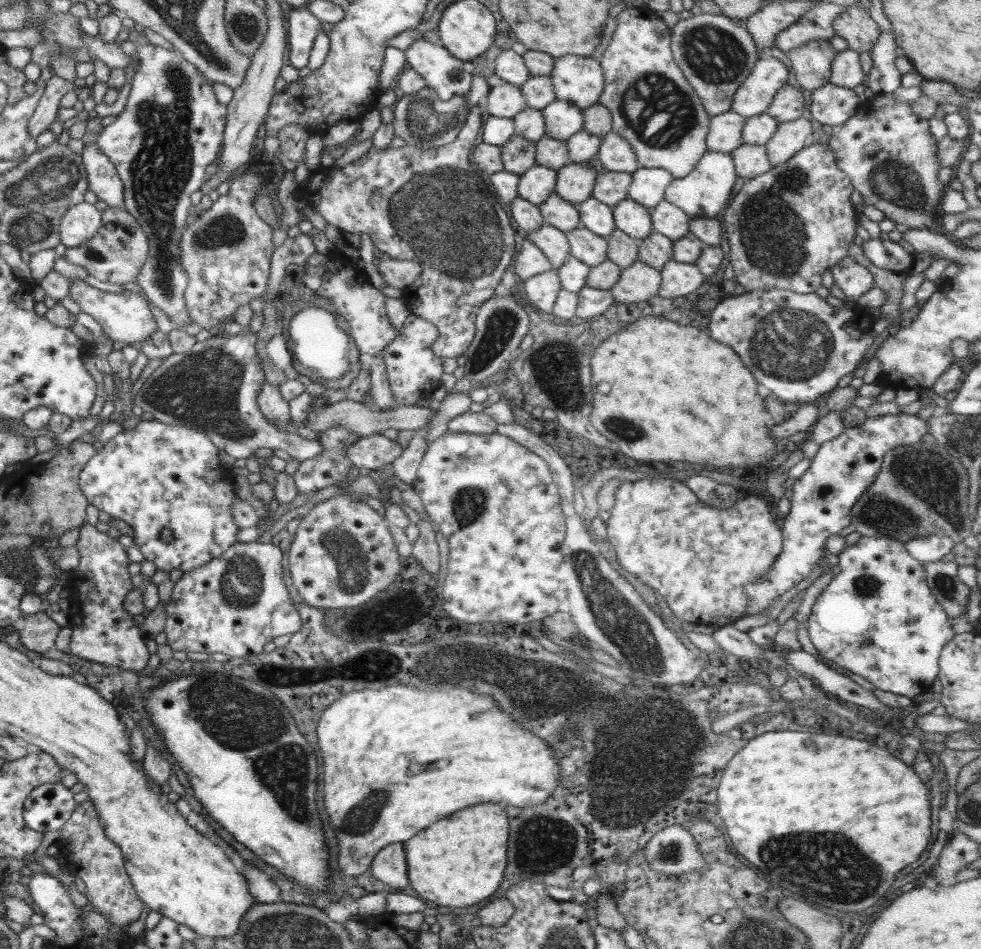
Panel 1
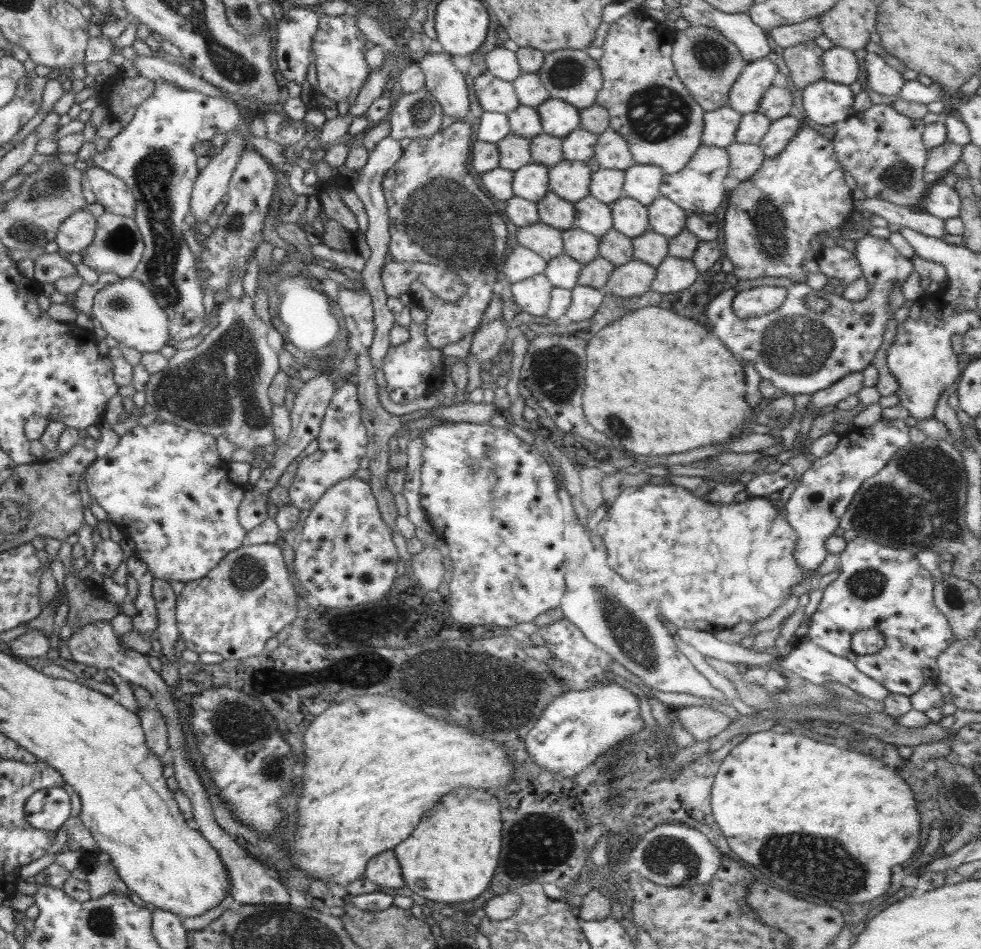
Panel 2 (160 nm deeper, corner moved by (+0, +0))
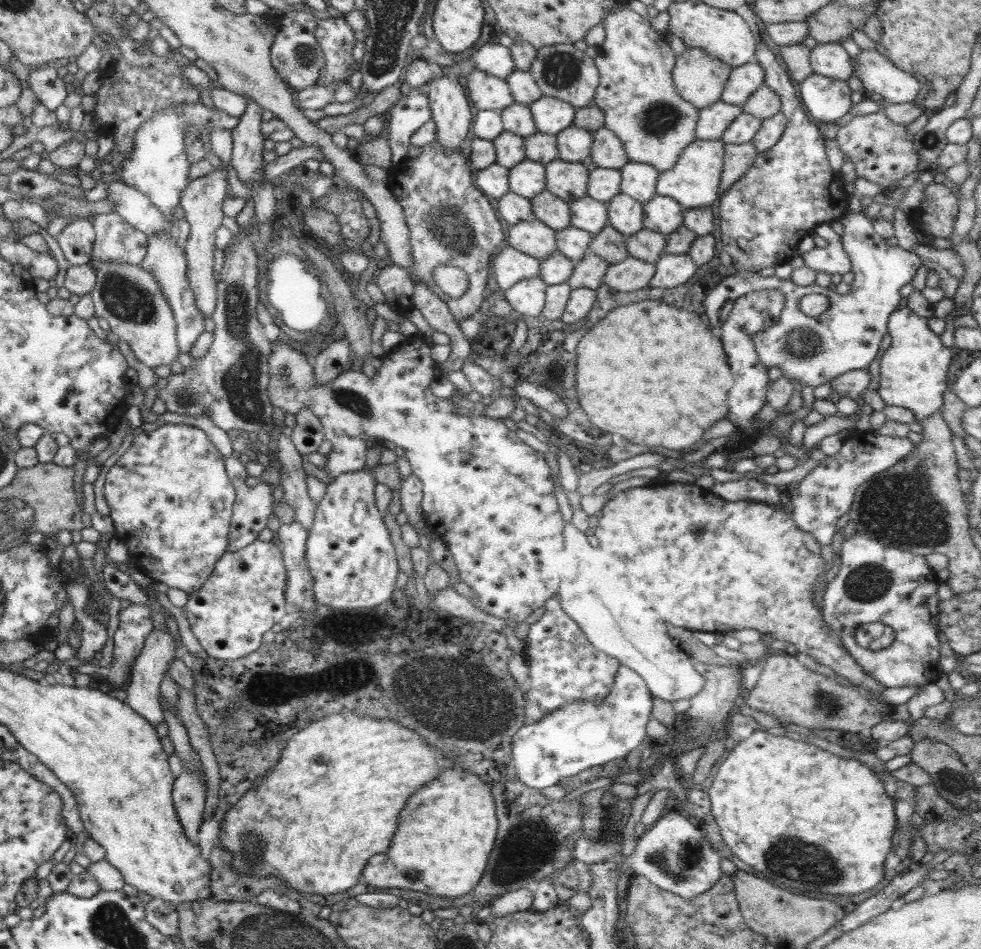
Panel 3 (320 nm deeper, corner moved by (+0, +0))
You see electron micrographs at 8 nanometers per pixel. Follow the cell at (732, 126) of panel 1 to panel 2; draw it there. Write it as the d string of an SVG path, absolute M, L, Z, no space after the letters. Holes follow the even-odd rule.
M729 106L705 111L701 141L725 149L735 141L735 134L741 121L741 114Z

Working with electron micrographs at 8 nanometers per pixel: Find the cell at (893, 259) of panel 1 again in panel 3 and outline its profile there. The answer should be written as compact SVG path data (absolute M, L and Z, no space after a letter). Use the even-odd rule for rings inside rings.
M851 211L839 220L844 228L841 243L851 261L851 273L855 279L846 295L838 294L833 288L829 290L826 296L828 310L820 316L806 316L799 307L803 296L812 292L820 294L820 285L800 286L776 275L764 277L754 271L736 271L734 275L724 278L703 299L710 324L722 328L736 299L750 291L779 290L786 297L779 319L774 325L756 333L753 339L763 366L767 369L776 366L786 378L794 378L801 381L802 386L808 384L812 388L831 381L843 372L868 369L880 350L882 338L888 333L889 316L903 305L901 286L911 283L916 271L922 266L920 258L913 252L903 250L898 245L888 245L885 238L874 231L876 220L878 218L870 219L864 213Z

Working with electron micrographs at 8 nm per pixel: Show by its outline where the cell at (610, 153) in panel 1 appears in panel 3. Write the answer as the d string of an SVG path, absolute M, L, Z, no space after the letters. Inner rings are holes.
M605 126L593 132L590 158L598 167L618 170L630 161L622 141Z

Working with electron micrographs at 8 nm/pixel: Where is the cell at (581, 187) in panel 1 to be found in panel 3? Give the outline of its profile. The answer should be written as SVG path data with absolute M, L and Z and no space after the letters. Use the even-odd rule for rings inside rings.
M556 158L545 164L545 190L568 204L587 196L588 179L589 171L582 163L566 162Z

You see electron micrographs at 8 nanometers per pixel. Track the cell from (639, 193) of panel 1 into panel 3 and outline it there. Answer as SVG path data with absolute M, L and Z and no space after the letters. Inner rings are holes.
M628 161L620 170L621 193L646 204L657 195L656 184L659 170L649 164Z

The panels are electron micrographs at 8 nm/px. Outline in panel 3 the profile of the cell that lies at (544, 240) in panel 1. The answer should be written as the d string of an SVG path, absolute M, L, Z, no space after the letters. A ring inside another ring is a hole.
M537 219L510 226L508 247L542 260L557 252L555 231Z

